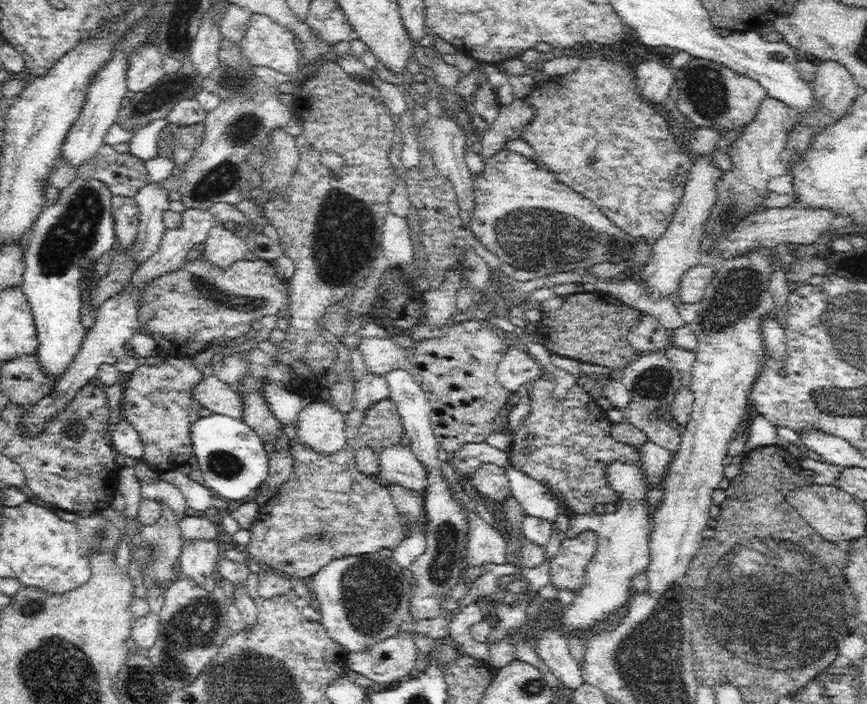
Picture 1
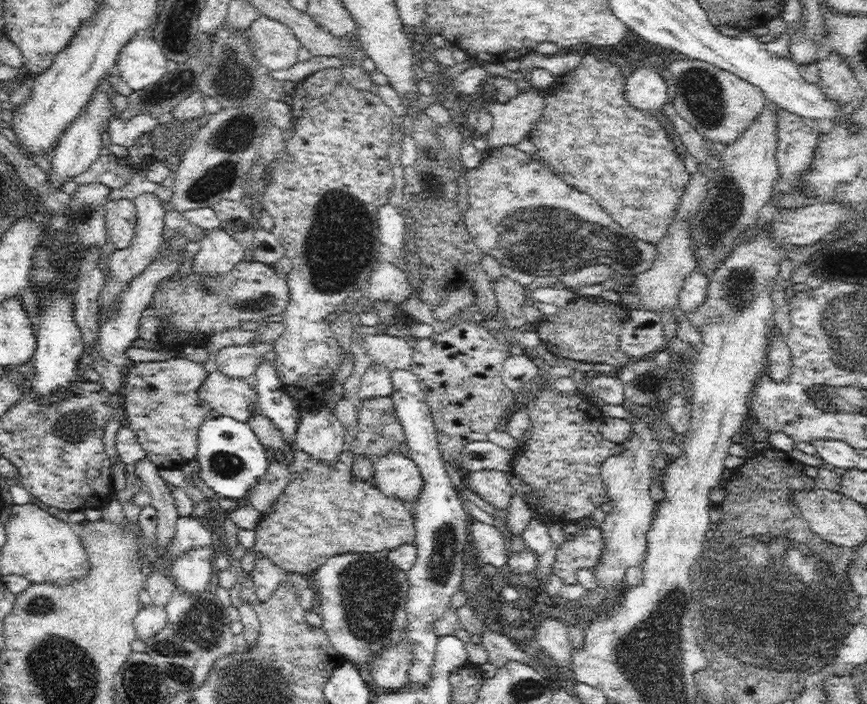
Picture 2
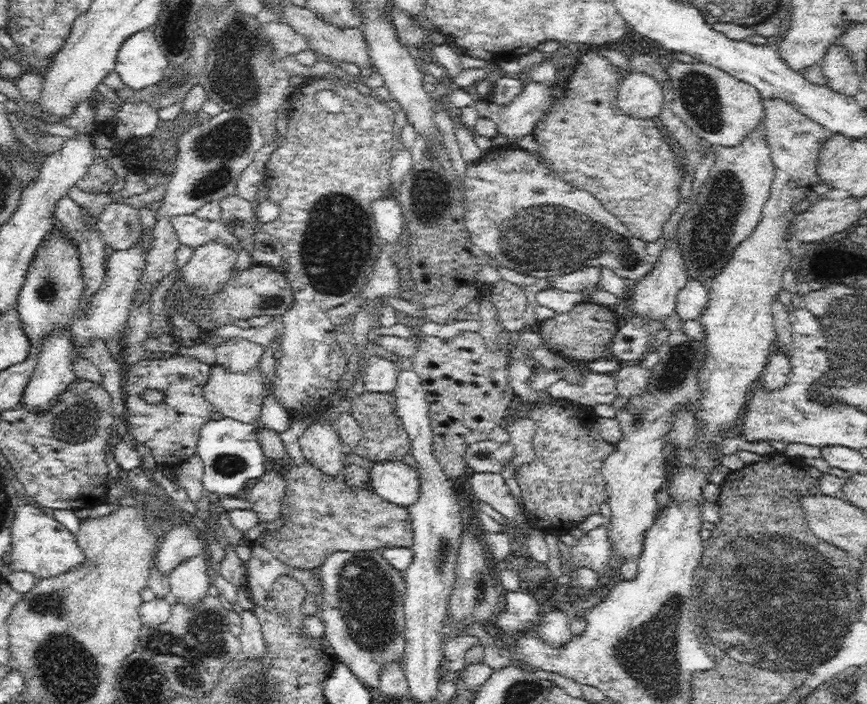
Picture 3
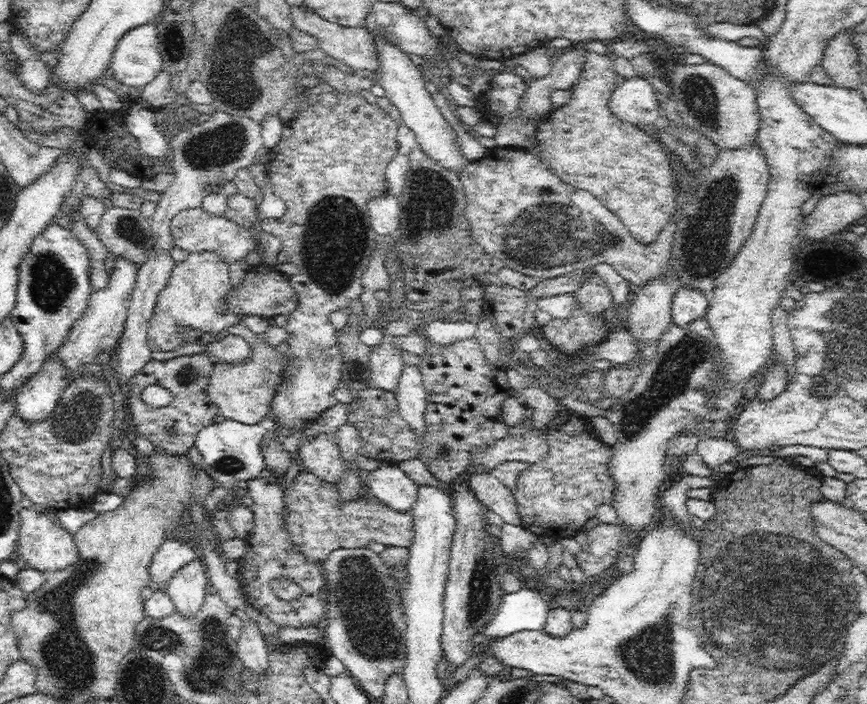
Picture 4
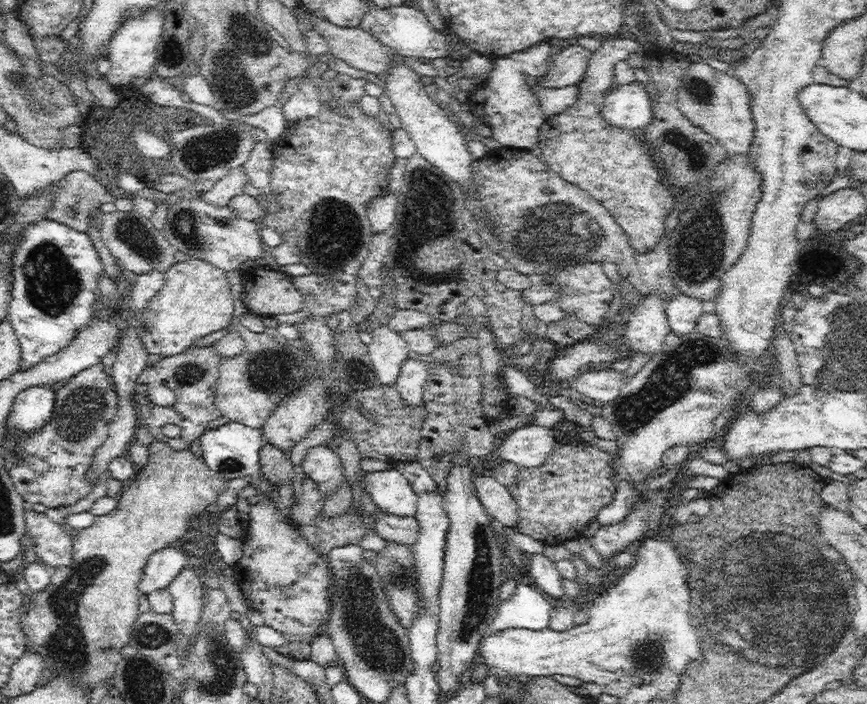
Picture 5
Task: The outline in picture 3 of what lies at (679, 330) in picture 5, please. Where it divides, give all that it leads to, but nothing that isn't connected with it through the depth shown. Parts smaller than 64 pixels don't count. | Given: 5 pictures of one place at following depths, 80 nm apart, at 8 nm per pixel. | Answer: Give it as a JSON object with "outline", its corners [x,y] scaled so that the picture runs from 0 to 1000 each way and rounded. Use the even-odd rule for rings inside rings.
{"outline":[[[794,396],[794,402],[781,418],[780,446],[782,452],[787,453],[787,457],[804,453],[813,439],[817,416],[817,405],[807,398]]]}

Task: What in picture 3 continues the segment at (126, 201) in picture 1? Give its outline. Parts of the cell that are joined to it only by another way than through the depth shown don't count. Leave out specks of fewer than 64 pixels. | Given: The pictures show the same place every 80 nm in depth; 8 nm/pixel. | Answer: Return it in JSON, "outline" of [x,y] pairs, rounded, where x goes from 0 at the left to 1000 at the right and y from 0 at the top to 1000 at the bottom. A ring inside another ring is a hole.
{"outline":[[[148,288],[122,290],[112,307],[111,324],[118,342],[131,357],[145,355],[167,337],[160,298]]]}

